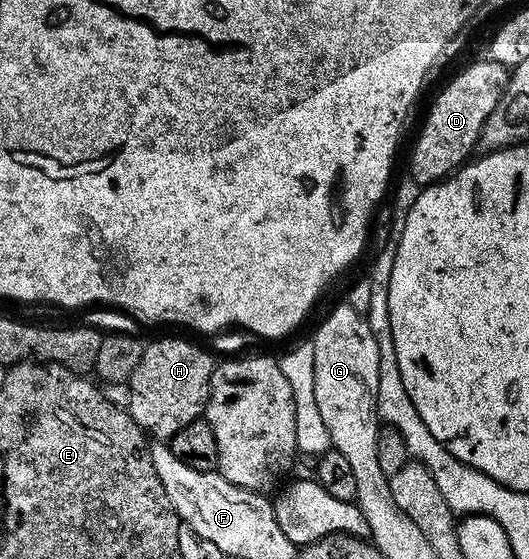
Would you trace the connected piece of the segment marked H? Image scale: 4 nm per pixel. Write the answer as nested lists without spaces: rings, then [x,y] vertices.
[[[159,337],[156,341],[148,340],[143,347],[141,363],[137,363],[137,371],[133,371],[129,382],[130,402],[126,410],[143,430],[144,434],[155,436],[155,439],[170,439],[181,431],[181,427],[189,427],[189,423],[200,420],[207,412],[207,400],[211,398],[211,376],[217,364],[207,349],[186,341],[183,337]]]

